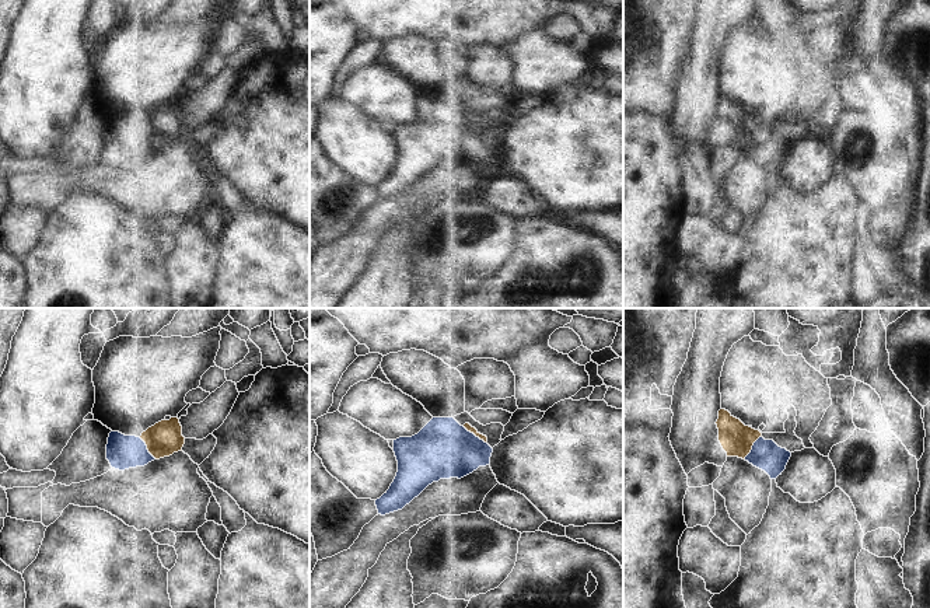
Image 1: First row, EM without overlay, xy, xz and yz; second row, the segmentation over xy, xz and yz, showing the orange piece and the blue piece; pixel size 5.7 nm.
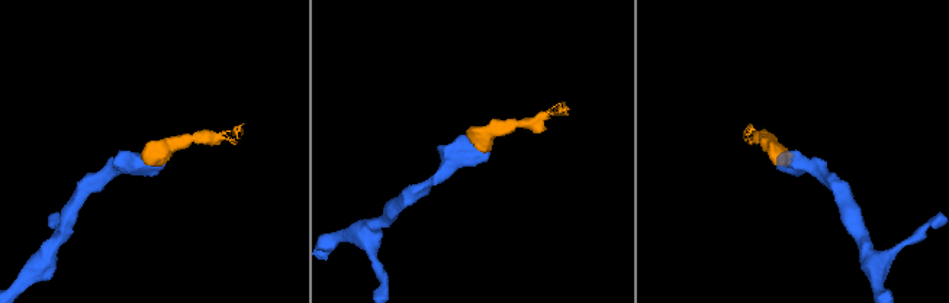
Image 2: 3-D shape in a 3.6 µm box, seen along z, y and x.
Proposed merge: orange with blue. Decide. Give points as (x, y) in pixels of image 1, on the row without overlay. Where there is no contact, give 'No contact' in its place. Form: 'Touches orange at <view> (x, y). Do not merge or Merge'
Touches orange at xz (475, 121). Merge.

